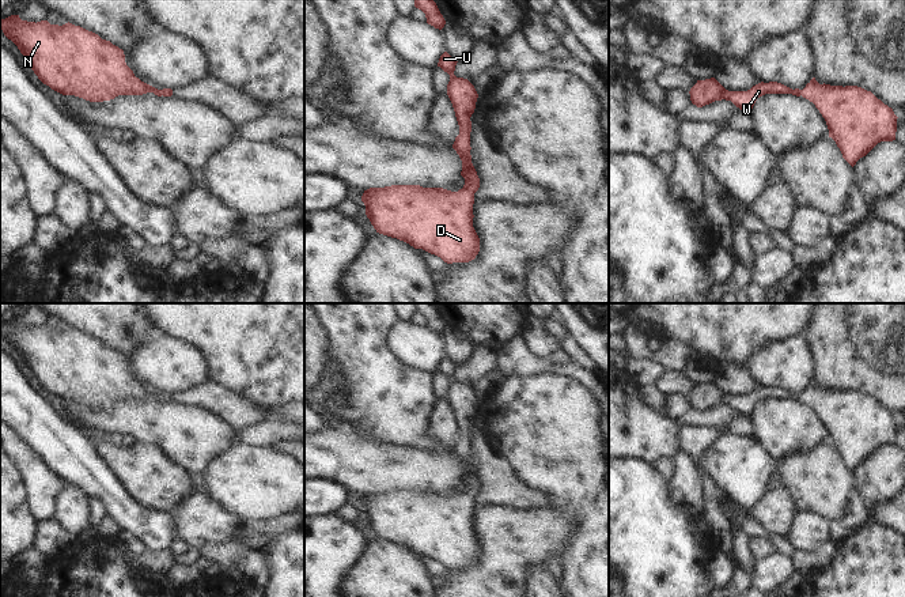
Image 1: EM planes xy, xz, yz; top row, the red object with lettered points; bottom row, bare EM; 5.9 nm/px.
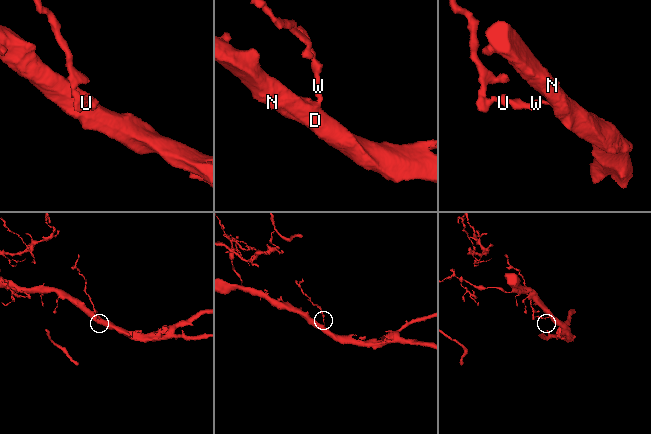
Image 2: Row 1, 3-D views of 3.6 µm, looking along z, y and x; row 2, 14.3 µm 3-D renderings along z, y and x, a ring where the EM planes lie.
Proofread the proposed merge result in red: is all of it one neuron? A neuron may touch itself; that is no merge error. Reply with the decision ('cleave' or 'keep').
keep

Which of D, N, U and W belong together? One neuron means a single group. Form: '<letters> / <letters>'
D N U W

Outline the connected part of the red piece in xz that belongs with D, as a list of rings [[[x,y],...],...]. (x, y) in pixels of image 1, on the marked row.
[[[444,52],[438,63],[450,75],[447,95],[459,125],[452,148],[462,160],[465,185],[458,192],[420,185],[391,185],[364,190],[361,201],[376,233],[397,238],[444,262],[469,262],[480,252],[480,238],[473,227],[474,193],[480,178],[470,155],[470,117],[478,94],[474,86],[454,75],[457,60]]]

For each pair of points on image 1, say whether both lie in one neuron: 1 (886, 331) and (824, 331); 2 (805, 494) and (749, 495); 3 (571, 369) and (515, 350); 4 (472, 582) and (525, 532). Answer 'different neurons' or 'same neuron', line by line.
1: same neuron
2: different neurons
3: same neuron
4: same neuron

